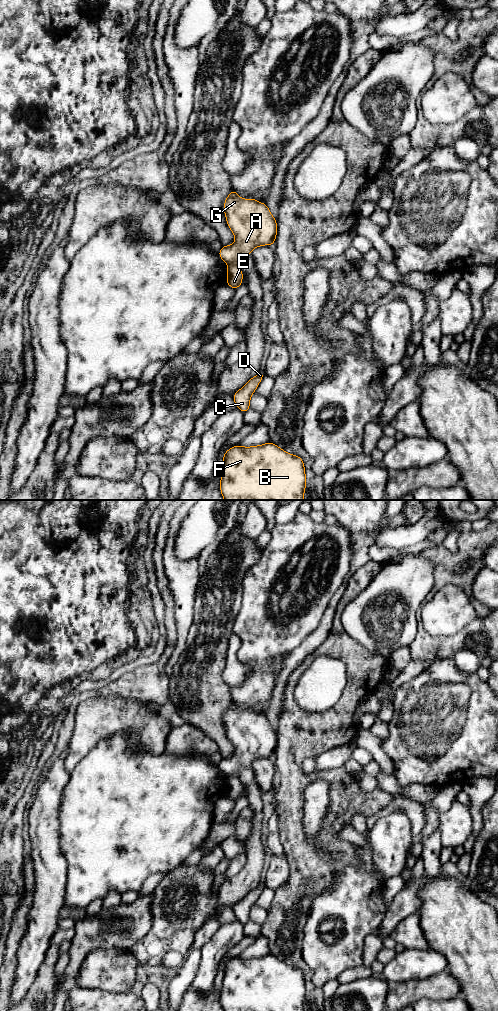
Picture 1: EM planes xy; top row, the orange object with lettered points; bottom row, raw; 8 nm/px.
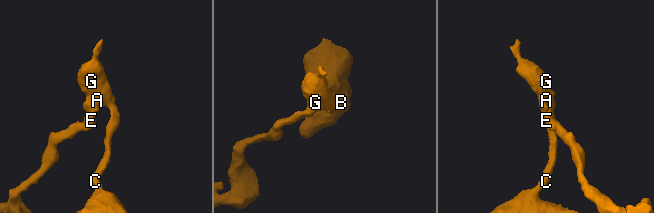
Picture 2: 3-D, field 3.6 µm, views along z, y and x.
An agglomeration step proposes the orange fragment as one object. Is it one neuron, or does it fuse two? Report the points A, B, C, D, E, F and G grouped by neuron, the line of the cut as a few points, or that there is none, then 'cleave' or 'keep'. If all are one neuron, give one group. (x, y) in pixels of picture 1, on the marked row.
A B C D F G / E | xy (236, 262), (228, 265) | cleave

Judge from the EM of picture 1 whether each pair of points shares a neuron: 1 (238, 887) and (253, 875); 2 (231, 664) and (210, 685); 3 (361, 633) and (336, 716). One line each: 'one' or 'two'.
1: one
2: two
3: two

